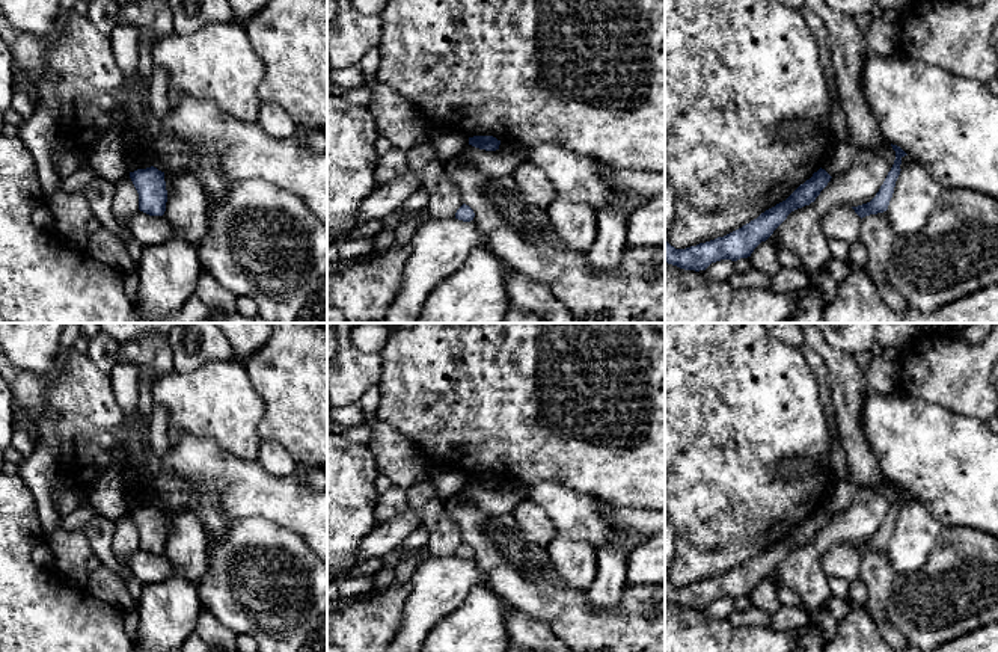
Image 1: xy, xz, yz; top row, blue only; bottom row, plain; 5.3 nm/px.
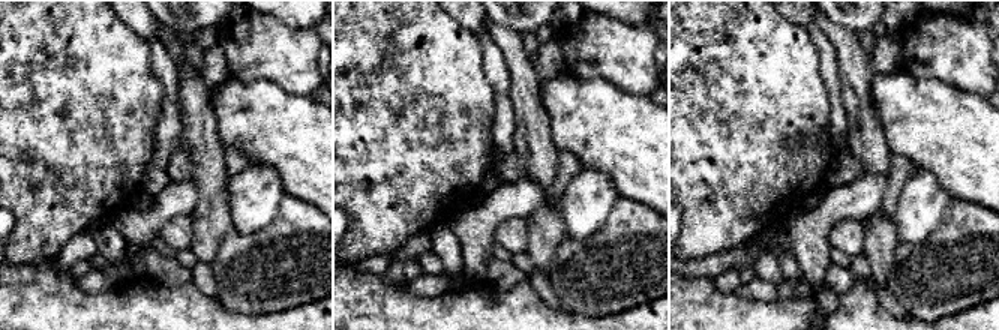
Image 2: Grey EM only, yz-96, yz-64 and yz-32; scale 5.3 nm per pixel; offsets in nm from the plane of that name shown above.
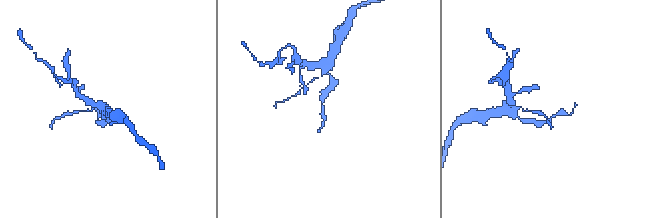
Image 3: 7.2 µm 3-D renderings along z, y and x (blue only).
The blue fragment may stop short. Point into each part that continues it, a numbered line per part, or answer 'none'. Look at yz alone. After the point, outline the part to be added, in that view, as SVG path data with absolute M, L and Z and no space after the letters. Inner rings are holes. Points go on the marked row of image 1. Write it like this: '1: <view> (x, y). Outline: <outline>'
none

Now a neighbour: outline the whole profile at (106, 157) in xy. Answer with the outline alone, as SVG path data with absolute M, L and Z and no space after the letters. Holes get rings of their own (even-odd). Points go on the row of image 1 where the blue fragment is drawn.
M119 127L106 131L89 149L89 166L98 177L107 181L118 181L130 171L125 163L124 142L119 133Z

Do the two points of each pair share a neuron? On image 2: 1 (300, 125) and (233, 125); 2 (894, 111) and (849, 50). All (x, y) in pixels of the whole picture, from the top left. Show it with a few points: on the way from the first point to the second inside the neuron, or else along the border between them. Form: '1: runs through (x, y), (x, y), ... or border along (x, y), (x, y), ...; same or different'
1: runs through (284, 125), (249, 125); same
2: border along (872, 72), (872, 105), (878, 113); different

